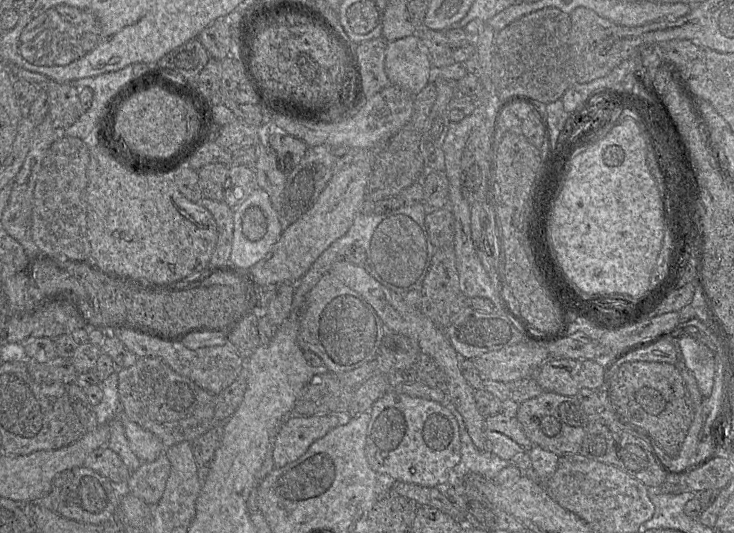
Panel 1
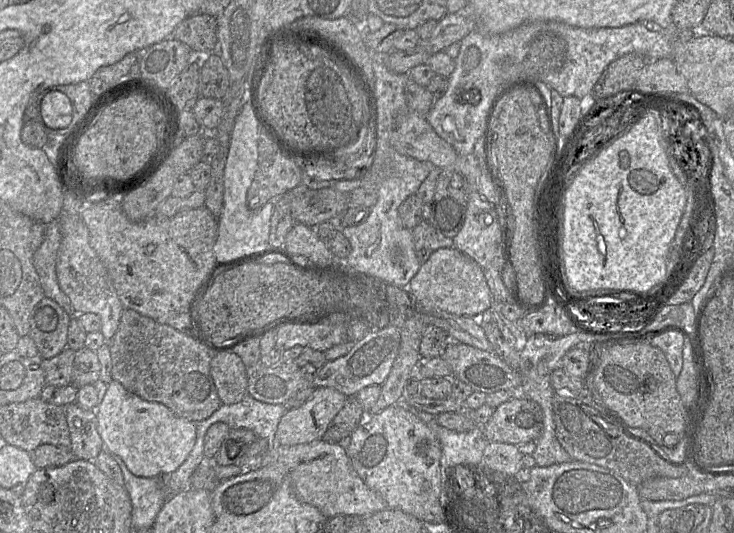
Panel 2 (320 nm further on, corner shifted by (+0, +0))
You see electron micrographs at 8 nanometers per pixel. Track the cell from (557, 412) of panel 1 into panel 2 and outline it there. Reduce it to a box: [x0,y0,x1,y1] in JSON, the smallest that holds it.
[482,394,543,445]

